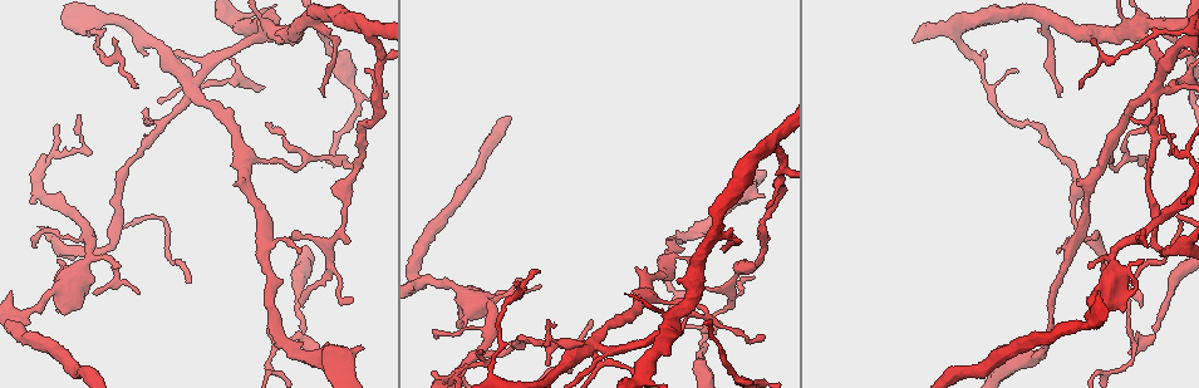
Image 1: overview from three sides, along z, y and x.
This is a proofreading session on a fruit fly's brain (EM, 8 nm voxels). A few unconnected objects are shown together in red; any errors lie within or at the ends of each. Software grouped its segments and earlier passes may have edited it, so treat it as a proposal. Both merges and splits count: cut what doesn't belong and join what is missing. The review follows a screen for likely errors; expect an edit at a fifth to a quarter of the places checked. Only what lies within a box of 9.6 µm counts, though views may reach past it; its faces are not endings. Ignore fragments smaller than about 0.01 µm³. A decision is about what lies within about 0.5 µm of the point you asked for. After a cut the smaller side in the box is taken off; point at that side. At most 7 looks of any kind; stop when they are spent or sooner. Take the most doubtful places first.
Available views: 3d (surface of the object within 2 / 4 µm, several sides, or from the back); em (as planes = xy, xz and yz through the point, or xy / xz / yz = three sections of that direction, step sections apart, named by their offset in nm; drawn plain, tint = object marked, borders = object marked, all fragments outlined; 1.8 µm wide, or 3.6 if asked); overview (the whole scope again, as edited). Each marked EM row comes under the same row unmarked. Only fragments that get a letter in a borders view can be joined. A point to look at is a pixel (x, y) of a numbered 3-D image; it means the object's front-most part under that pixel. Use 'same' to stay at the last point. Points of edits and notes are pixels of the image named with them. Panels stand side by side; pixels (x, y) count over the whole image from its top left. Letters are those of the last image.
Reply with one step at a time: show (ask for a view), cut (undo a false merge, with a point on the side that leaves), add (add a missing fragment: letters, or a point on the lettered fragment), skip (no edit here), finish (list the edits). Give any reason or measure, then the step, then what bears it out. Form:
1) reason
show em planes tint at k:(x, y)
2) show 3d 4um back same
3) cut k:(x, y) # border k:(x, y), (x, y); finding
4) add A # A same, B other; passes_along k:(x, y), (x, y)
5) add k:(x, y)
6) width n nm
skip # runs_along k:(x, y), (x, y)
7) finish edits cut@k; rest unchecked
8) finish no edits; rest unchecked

branch stops here
show 3d 2um at 1:(1130, 352)

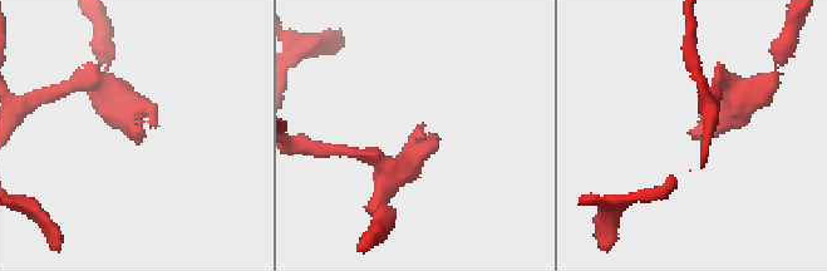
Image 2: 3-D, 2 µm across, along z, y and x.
show em planes tint at 2:(141, 141)

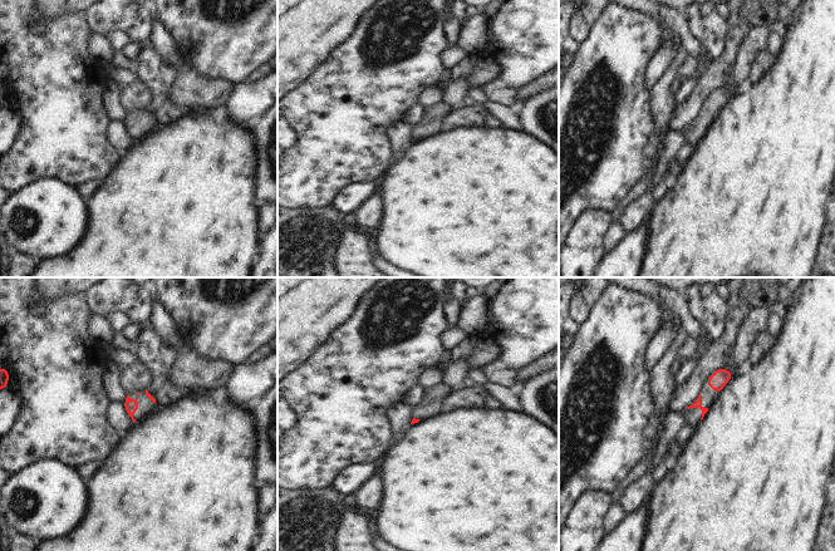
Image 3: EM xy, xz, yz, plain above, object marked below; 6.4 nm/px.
see the neighbours
show em planes borders same

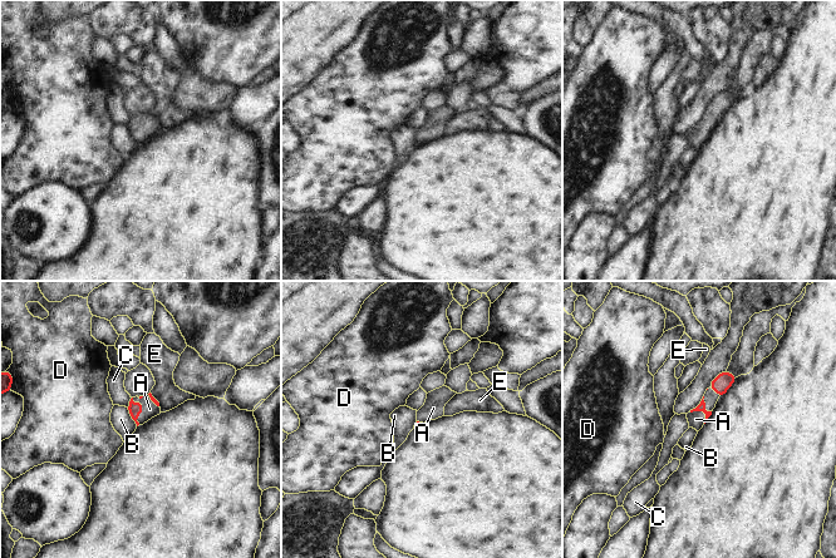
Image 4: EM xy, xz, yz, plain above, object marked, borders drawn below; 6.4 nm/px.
longest_contact A 200 nm
add A # A same, B other, C other, D other, E other; passes_along 4:(134, 410), (142, 410), (150, 409); the neuron continues

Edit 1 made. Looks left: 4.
see it whole again
show overview

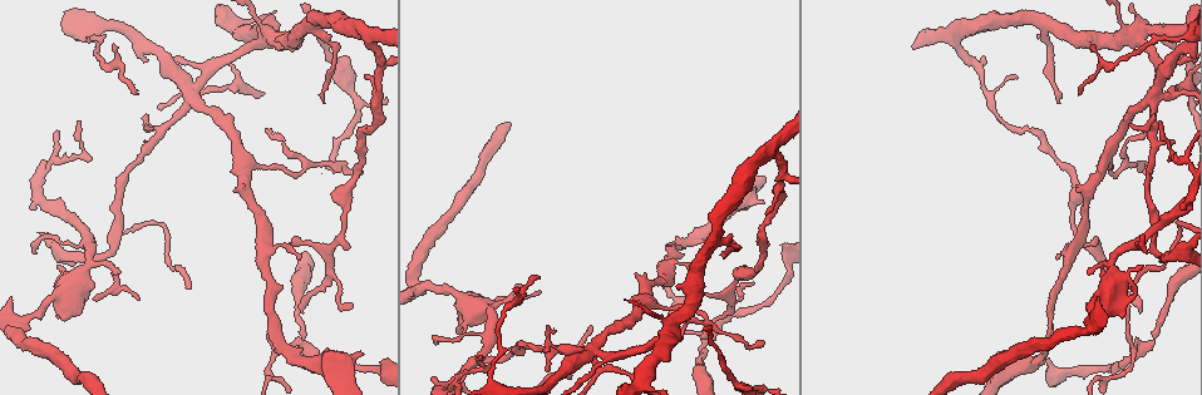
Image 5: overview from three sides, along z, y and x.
abrupt turn
show em planes borders at 5:(669, 336)

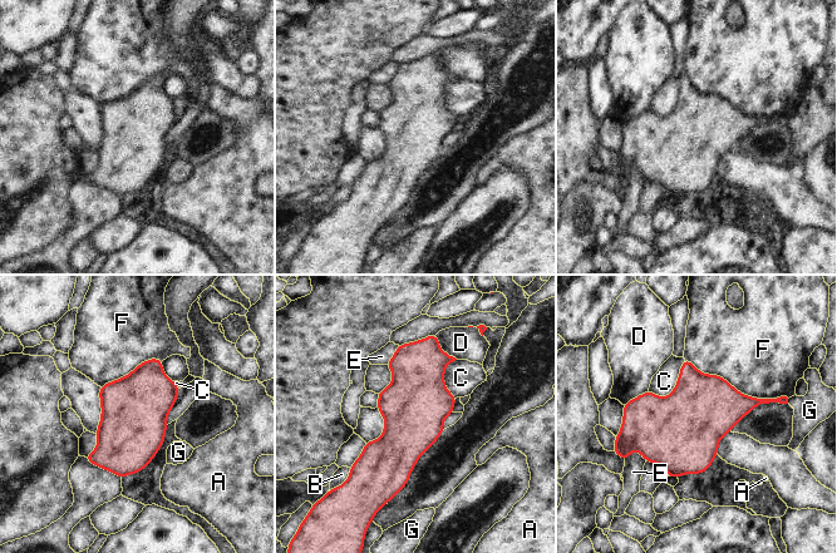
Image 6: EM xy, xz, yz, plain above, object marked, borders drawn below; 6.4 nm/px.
width 420 nm
skip # A other, B other, C other, D other, E other, F other, G other; border 6:(684, 359), (668, 395), (649, 391); all the same neuron

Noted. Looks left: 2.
show em xz step 16 borders at 5:(58, 265)

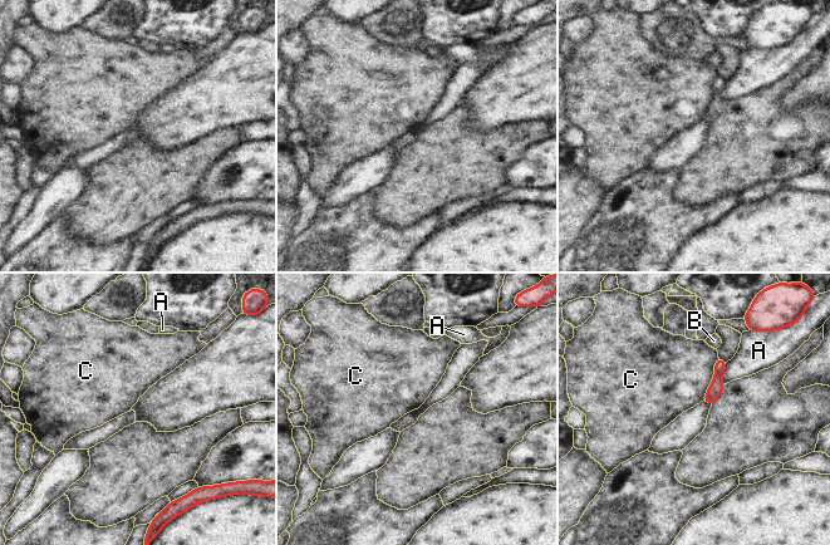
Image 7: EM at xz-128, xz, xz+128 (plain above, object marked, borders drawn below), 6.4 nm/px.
cut it another way
show em planes borders same

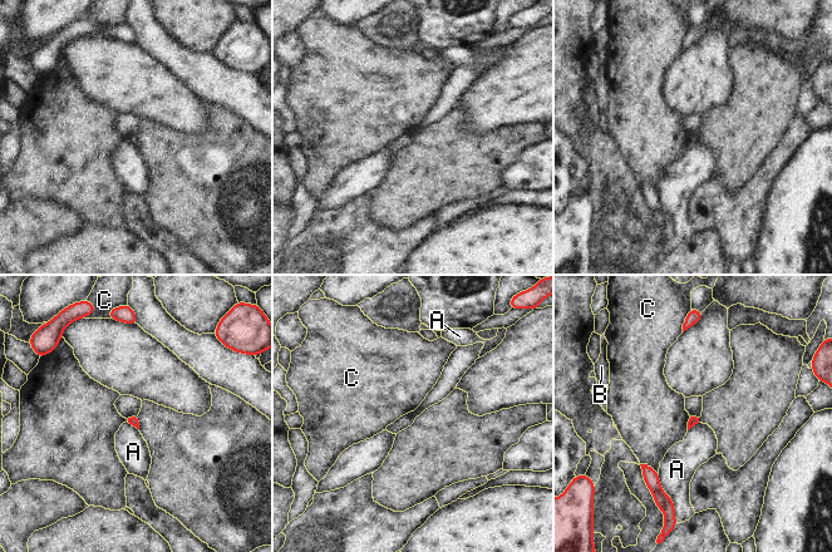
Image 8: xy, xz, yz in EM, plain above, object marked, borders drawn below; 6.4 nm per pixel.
skip # A other, B other, C other; border 8:(640, 463), (646, 463), (658, 474); no lettered fragment goes on from it

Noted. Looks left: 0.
finish edits add@4; rest unchecked

